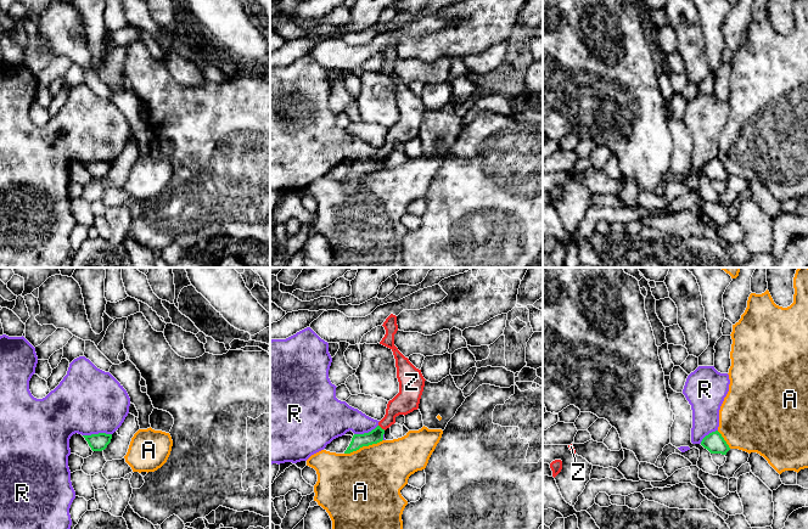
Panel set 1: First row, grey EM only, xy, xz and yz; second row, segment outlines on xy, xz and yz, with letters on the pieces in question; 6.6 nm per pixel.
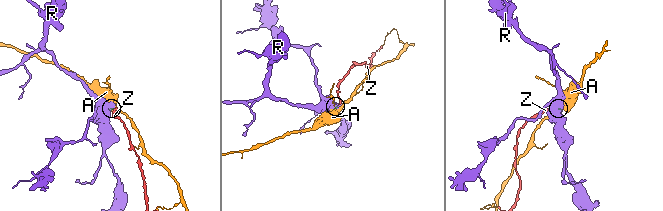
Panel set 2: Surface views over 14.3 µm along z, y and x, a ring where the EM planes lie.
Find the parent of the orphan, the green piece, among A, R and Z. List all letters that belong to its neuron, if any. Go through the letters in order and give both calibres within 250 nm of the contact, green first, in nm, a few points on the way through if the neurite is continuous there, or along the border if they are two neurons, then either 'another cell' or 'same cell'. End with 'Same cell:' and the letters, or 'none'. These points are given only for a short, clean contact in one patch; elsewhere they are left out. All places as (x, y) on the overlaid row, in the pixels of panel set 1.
A: 90 nm thick on the green side, 460 nm on the other; border along xz (382, 439), (344, 454); another cell
R: 110 nm thick on the green side, 440 nm on the other; border along xy (111, 433), (83, 435); another cell
Z: 90 nm thick on the green side, 160 nm on the other; runs through xz (376, 435), (381, 428), (407, 400); same cell
Same cell: Z

